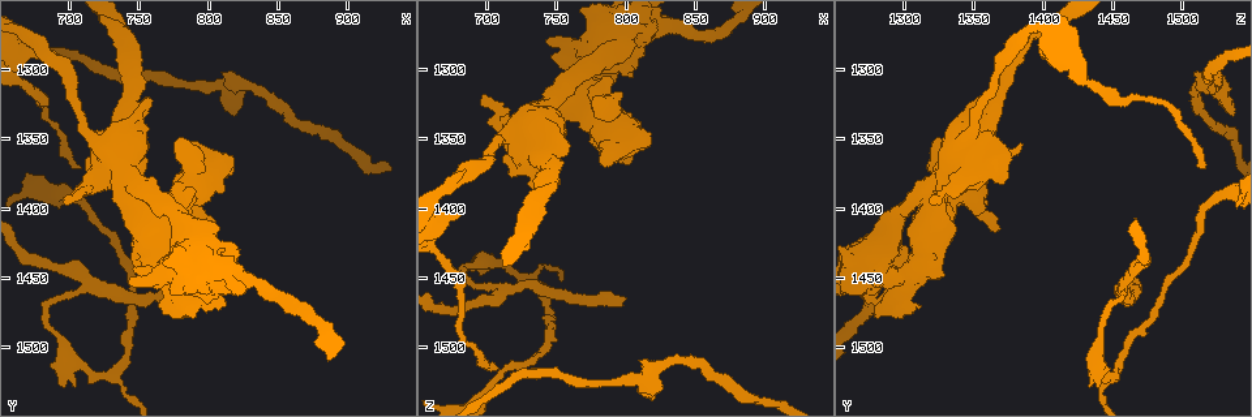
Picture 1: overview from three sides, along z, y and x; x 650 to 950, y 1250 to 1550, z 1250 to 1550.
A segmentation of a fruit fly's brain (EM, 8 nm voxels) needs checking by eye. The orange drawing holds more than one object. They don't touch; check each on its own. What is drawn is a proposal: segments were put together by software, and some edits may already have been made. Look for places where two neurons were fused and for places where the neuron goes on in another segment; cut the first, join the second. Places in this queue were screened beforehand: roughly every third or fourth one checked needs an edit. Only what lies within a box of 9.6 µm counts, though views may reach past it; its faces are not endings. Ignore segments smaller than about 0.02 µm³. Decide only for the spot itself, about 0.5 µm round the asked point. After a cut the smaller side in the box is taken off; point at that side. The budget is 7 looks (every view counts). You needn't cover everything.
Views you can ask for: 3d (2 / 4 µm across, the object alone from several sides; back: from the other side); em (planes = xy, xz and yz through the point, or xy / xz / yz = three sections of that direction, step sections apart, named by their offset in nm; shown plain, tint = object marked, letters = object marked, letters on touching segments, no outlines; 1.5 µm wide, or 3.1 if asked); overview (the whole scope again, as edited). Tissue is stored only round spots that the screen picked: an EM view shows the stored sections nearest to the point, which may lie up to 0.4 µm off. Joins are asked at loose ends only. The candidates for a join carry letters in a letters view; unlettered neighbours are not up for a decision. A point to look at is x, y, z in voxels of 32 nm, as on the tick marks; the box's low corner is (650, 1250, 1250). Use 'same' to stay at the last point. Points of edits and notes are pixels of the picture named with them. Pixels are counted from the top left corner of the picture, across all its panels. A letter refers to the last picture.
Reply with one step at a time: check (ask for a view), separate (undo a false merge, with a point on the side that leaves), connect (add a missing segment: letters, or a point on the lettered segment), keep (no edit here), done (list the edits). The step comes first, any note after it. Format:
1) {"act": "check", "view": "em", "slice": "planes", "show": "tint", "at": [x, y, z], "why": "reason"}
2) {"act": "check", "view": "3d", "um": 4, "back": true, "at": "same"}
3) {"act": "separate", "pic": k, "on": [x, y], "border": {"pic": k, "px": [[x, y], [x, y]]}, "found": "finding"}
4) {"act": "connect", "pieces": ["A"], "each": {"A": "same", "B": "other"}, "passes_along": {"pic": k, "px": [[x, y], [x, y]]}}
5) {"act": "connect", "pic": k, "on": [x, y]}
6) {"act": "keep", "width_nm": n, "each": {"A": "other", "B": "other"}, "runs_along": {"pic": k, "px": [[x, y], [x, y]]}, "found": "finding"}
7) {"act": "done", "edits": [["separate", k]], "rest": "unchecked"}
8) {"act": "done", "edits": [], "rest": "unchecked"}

{"act": "check", "view": "em", "slice": "planes", "show": "letters", "at": [816, 1310, 1524], "why": "a fork"}

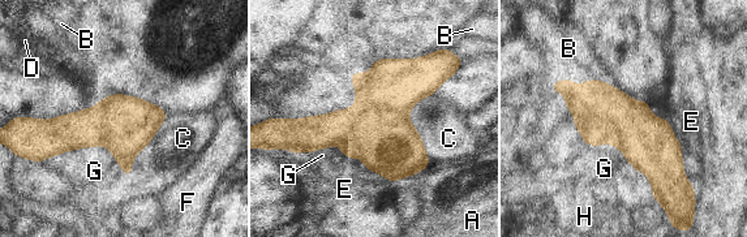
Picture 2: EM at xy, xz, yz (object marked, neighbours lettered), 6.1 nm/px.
{"act": "separate", "pic": 2, "on": [386, 136], "width_nm": 320, "longest_contact_nm": ["G", 550], "each": {"A": "other", "B": "other", "C": "other", "D": "other", "E": "other", "F": "other", "G": "other", "H": "other"}, "found": "two neurons meet here"}

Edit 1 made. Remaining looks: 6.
{"act": "check", "view": "3d", "um": 4, "at": [800, 1454, 1464], "why": "an open end"}

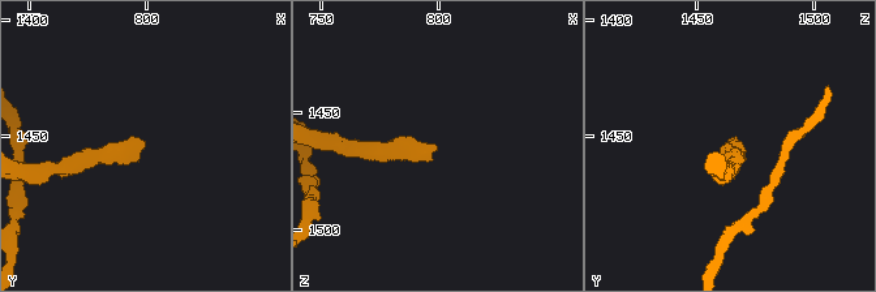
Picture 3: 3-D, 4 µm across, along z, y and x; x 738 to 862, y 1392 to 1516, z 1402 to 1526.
{"act": "check", "view": "em", "slice": "xz", "step": 8, "show": "letters", "at": [800, 1455, 1463], "why": "shape alone is not enough"}

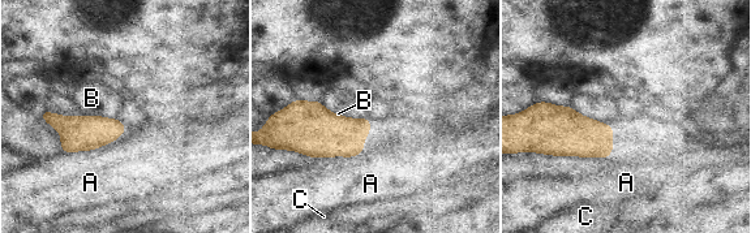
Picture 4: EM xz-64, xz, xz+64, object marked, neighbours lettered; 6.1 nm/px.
{"act": "check", "view": "em", "slice": "xy", "step": 8, "show": "letters", "at": "same", "why": "cut it another way"}

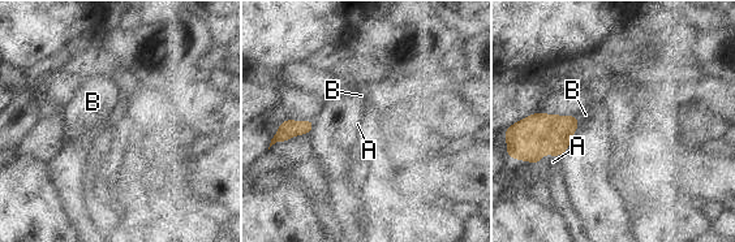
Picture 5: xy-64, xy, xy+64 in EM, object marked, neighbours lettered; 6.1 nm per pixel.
{"act": "keep", "each": {"A": "other", "B": "other"}, "border": {"pic": 5, "px": [[561, 154], [544, 152], [540, 163]]}, "found": "no lettered segment goes on from it"}

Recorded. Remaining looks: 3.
{"act": "check", "view": "3d", "um": 4, "at": [698, 1396, 1316], "why": "branch stops here"}

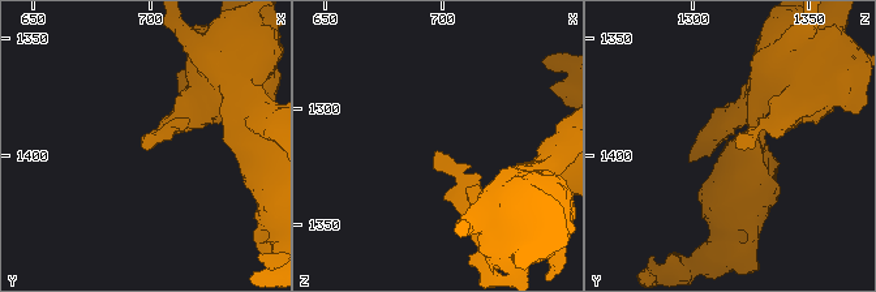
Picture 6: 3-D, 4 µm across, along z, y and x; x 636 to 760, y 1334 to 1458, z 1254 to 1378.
{"act": "check", "view": "em", "slice": "yz", "step": 8, "show": "letters", "at": [697, 1394, 1318]}

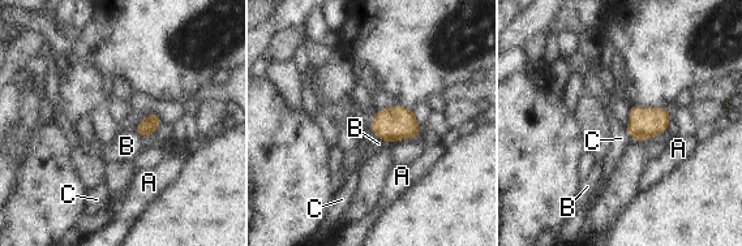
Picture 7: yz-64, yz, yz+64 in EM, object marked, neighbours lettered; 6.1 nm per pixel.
{"act": "keep", "each": {"A": "other", "B": "other", "C": "other"}, "border": {"pic": 7, "px": [[369, 121], [370, 130], [374, 134]]}, "found": "none of them fits"}

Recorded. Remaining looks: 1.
{"act": "done", "edits": [["separate", 2]], "rest": "unchecked"}

